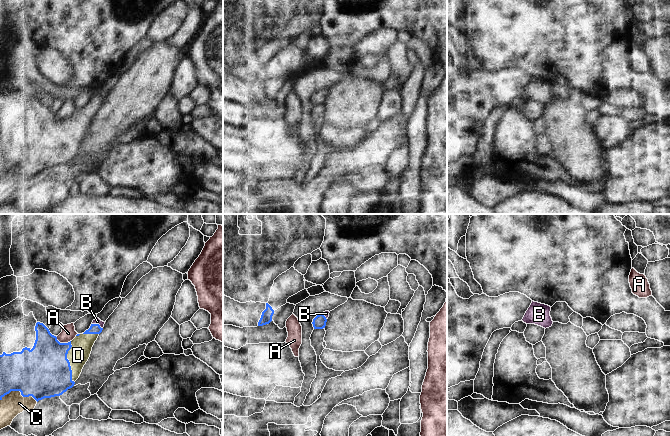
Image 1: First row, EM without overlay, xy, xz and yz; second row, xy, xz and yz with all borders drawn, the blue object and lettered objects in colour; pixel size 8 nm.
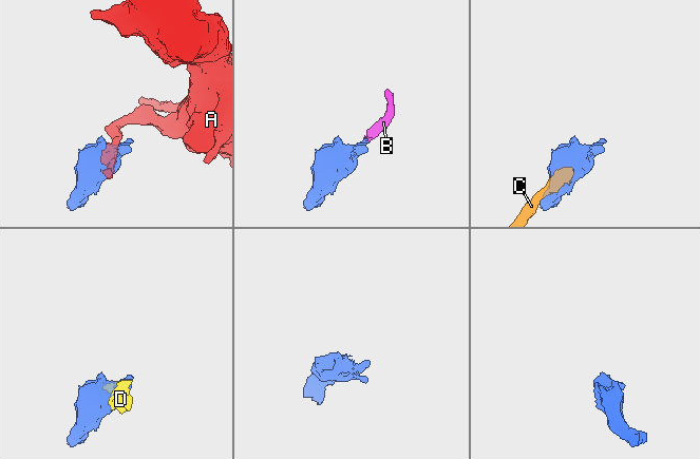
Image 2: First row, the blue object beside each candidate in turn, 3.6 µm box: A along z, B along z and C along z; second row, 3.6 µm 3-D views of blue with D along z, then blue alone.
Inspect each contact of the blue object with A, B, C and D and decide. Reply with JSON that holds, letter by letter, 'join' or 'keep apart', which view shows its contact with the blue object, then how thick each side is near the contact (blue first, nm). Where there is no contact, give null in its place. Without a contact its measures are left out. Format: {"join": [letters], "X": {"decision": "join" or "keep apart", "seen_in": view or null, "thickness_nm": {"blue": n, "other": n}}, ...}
{"join": ["B", "D"], "A": {"decision": "keep apart", "seen_in": "xy", "thickness_nm": {"blue": 400, "other": 120}}, "B": {"decision": "join", "seen_in": "xy", "thickness_nm": {"blue": 80, "other": 50}}, "C": {"decision": "keep apart", "seen_in": "xy", "thickness_nm": {"blue": 420, "other": 190}}, "D": {"decision": "join", "seen_in": "xy", "thickness_nm": {"blue": 420, "other": 170}}}

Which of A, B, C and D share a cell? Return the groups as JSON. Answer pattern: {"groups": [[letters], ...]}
{"groups": [["A"], ["B", "D"], ["C"]]}

